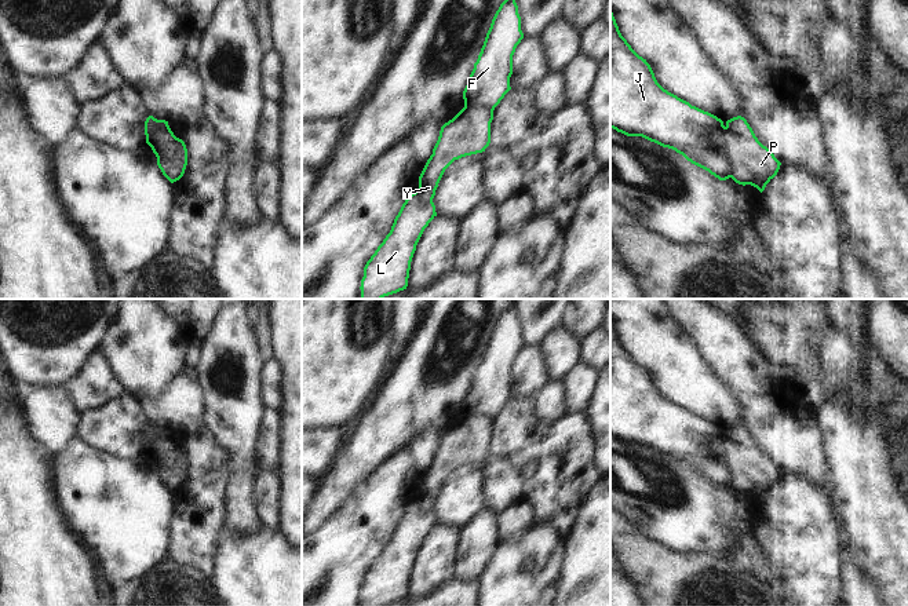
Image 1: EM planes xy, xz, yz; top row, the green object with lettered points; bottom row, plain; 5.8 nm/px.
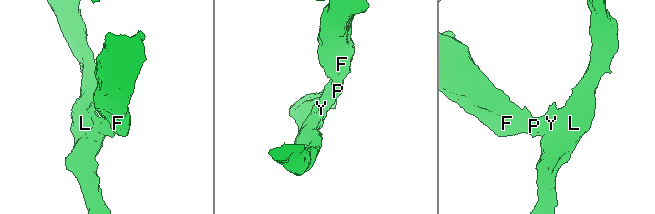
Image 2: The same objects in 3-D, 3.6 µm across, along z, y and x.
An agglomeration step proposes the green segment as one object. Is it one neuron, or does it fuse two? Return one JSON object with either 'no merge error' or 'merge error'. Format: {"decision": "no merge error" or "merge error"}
{"decision": "merge error"}

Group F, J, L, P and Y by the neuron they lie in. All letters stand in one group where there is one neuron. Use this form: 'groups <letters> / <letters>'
groups F J / L P Y

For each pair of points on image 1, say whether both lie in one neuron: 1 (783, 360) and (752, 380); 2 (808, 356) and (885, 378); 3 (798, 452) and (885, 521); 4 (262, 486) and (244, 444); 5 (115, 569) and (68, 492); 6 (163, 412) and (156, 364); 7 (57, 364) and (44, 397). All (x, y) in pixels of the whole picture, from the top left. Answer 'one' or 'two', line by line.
1: two
2: two
3: two
4: two
5: one
6: two
7: two

